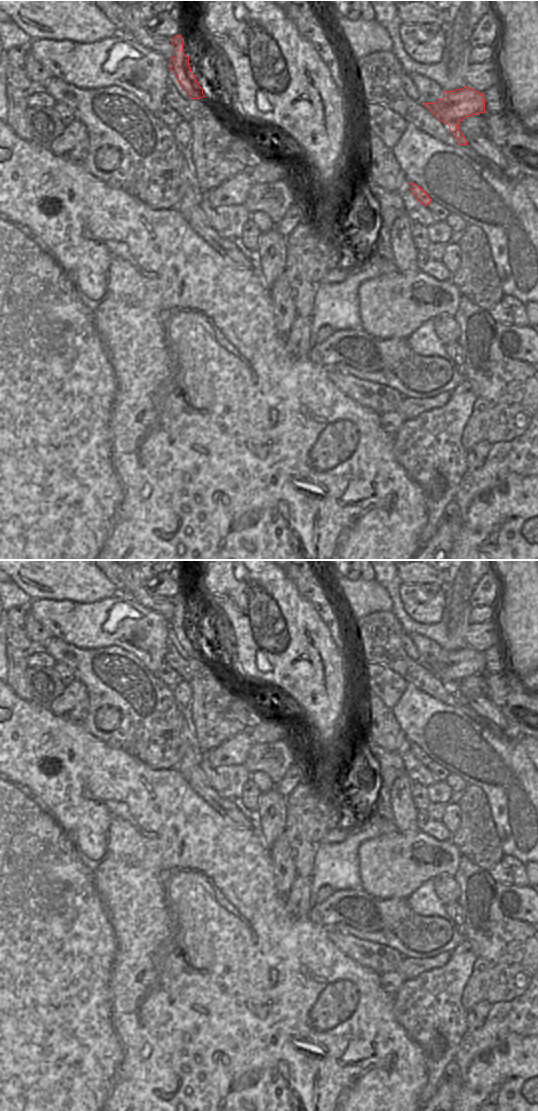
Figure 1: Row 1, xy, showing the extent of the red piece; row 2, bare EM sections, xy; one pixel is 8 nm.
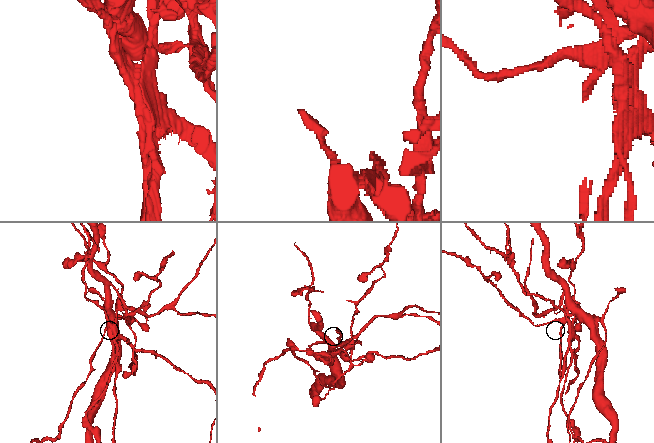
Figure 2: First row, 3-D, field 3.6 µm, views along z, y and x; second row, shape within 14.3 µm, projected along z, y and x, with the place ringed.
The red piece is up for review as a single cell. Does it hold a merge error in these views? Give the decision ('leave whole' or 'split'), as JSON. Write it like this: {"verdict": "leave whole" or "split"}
{"verdict": "split"}

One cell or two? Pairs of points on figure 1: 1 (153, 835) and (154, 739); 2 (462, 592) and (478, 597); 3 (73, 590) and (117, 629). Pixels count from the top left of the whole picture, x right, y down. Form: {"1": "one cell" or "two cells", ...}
{"1": "two cells", "2": "two cells", "3": "two cells"}

